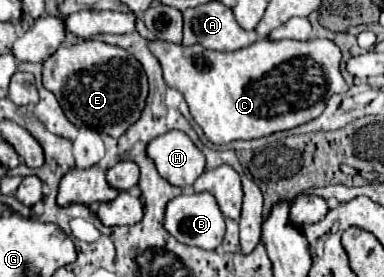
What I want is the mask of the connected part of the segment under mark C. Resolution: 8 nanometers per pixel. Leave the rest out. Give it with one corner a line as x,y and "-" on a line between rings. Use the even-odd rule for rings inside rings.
262,39
256,41
254,45
248,45
232,53
210,51
198,43
184,47
166,41
152,41
150,51
162,65
166,85
178,89
184,95
194,121
202,127
204,135
214,145
224,145
236,139
258,139
272,135
276,131
286,131
304,125
316,119
324,111
326,101
332,95
348,91
348,85
340,73
340,61
342,61
340,49
336,47
336,43
328,39
312,39
312,41

